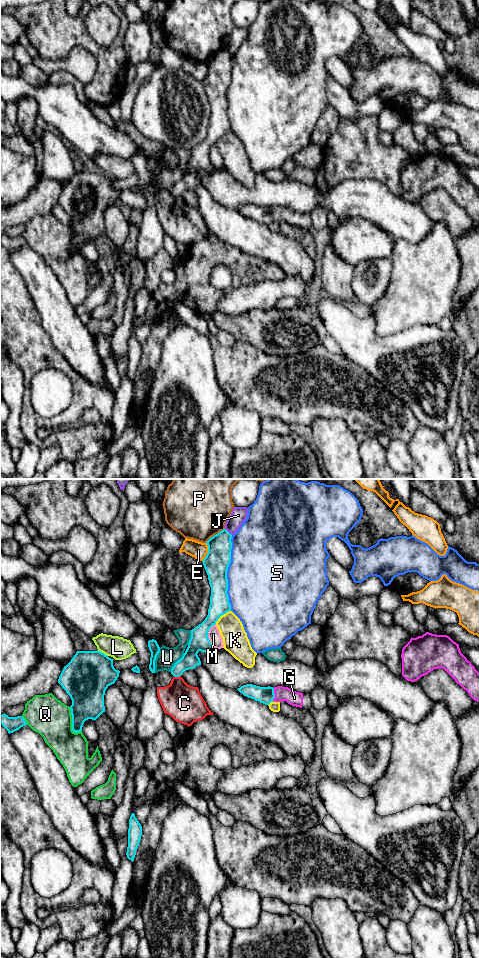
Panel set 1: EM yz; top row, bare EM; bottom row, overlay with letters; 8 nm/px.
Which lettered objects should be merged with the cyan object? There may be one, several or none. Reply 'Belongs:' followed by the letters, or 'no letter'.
Belongs: G

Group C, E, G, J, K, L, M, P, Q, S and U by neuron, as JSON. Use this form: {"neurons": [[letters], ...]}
{"neurons": [["C", "U"], ["E"], ["G"], ["J"], ["K"], ["L"], ["M"], ["P"], ["Q"], ["S"]]}

